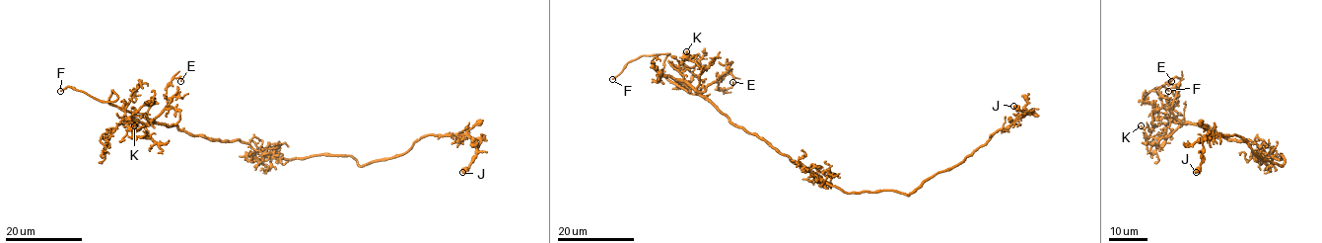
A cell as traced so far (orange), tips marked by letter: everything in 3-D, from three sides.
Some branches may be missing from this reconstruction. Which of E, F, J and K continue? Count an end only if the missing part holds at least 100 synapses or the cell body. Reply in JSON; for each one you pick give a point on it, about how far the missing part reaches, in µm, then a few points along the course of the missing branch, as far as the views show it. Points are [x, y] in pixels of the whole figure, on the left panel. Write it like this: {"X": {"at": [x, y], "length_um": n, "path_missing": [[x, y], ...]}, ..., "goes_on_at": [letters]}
{"F": {"at": [60, 91], "length_um": 3}, "goes_on_at": ["F"]}

